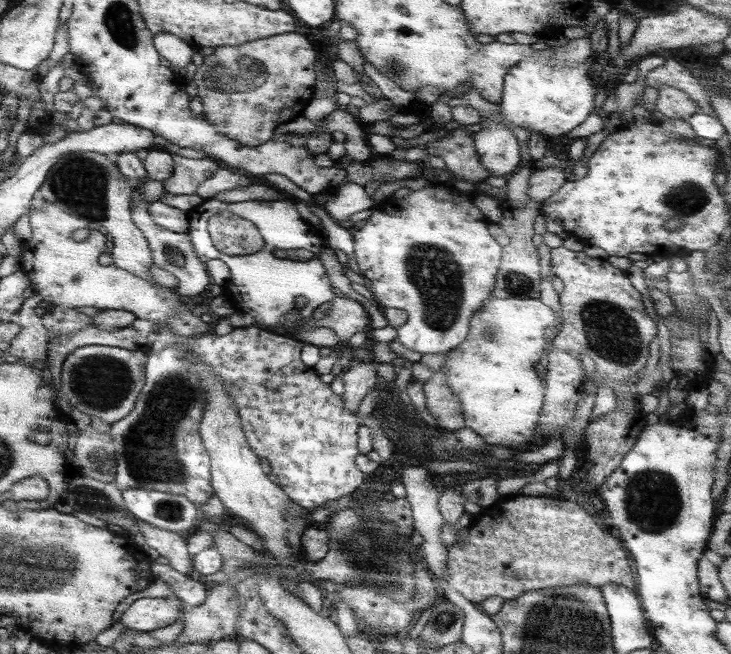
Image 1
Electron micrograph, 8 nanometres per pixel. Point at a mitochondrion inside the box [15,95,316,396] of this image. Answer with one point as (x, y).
(79, 183)

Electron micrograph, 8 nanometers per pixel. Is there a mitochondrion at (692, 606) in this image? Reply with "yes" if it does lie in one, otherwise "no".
no

